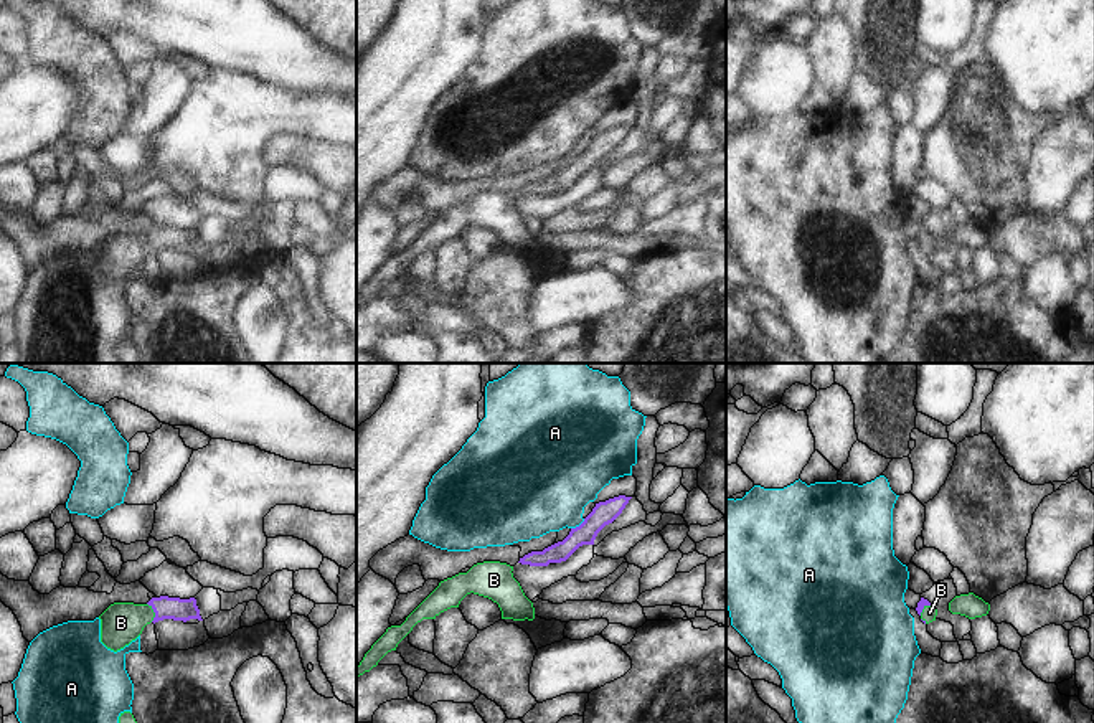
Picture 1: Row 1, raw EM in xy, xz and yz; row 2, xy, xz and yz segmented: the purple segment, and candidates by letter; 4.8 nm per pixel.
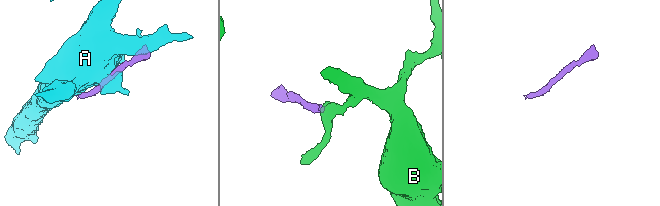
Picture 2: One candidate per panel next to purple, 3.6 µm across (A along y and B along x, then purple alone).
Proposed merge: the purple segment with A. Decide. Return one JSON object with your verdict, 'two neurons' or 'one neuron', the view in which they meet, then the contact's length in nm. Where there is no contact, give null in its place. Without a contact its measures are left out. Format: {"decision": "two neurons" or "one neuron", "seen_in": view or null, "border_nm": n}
{"decision": "two neurons", "seen_in": "xz", "border_nm": 90}

